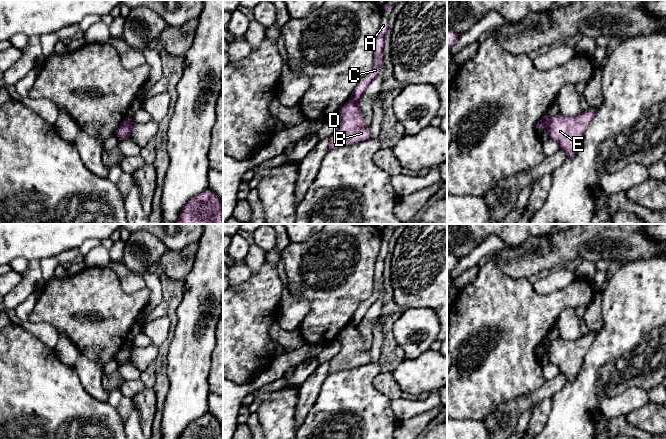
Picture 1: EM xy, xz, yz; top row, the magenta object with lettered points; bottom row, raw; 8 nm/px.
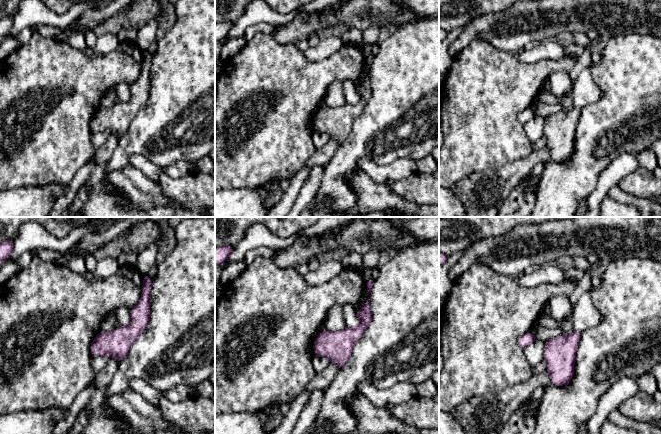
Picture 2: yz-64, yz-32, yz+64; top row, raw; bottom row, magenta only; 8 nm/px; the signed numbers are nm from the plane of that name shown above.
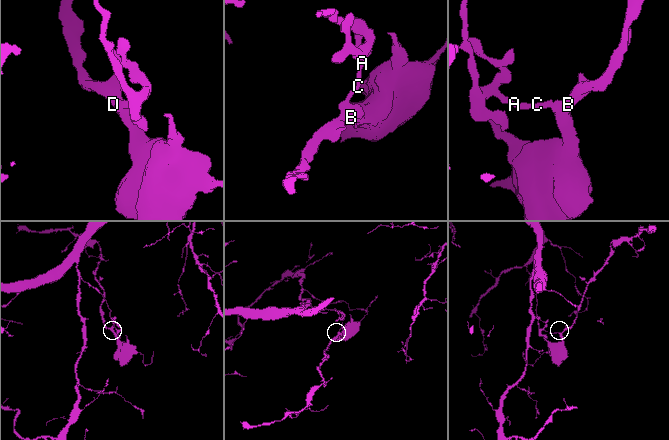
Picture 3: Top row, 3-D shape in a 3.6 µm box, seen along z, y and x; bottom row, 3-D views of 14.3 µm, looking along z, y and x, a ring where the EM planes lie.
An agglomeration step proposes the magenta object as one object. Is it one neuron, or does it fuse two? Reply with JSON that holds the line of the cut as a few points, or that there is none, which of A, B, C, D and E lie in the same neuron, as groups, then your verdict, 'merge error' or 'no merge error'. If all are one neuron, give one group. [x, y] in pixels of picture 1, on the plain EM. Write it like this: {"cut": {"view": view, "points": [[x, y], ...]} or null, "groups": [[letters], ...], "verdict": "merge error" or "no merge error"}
{"cut": {"view": "yz", "points": [[550, 341], [546, 351]]}, "groups": [["A", "C"], ["B", "D", "E"]], "verdict": "merge error"}

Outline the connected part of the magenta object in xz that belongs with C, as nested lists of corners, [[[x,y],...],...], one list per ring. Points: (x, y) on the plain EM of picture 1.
[[[384,242],[380,248],[379,254],[375,262],[375,274],[374,274],[374,290],[370,298],[364,301],[358,309],[355,311],[350,325],[358,327],[364,318],[369,307],[378,300],[381,294],[381,286],[383,285],[383,272],[384,272],[384,260],[388,254],[388,245]]]

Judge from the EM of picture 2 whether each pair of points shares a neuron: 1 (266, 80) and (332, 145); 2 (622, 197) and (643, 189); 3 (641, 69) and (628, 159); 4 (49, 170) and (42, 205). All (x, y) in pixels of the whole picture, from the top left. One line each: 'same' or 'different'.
1: different
2: different
3: different
4: different

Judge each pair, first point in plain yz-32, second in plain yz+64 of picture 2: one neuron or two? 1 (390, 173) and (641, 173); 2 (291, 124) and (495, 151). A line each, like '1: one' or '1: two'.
1: two
2: one

